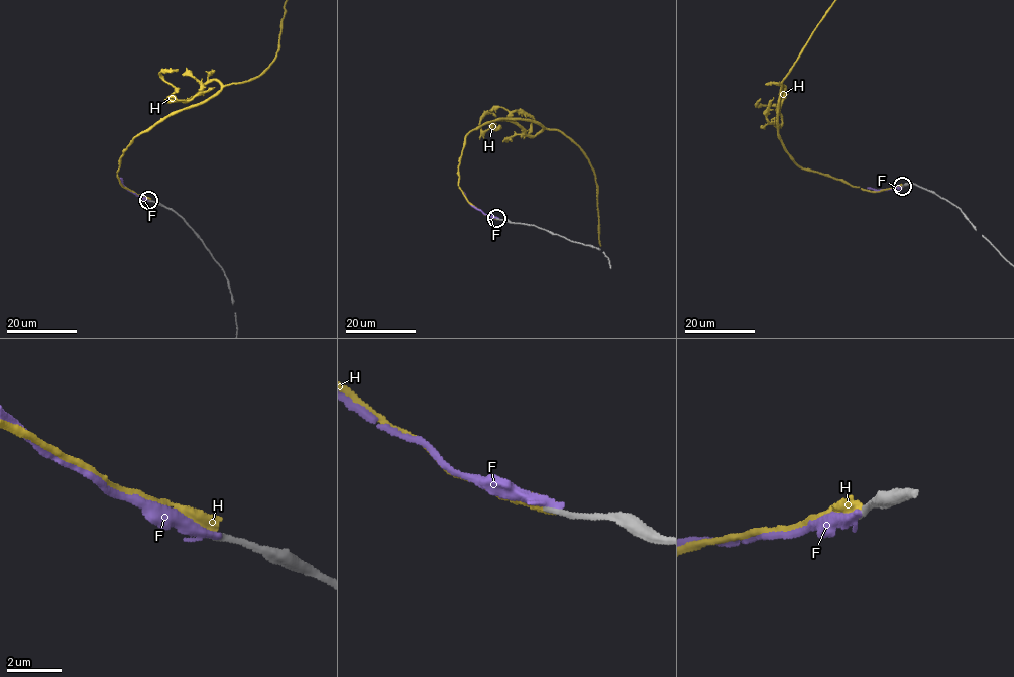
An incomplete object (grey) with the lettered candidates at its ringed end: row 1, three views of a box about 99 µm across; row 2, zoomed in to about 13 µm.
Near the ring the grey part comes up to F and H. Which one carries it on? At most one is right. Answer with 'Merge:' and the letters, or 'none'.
Merge: H

